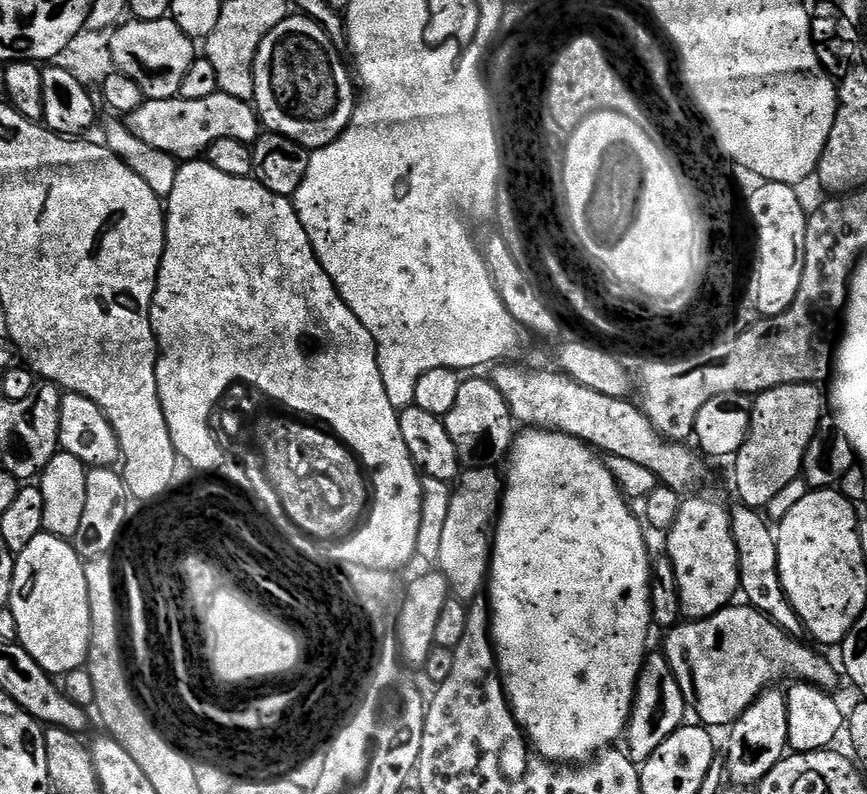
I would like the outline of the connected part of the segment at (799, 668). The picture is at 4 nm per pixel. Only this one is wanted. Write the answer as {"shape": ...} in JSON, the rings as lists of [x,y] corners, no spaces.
{"shape":[[[736,602],[727,608],[718,610],[718,614],[708,616],[705,620],[681,622],[675,628],[667,629],[662,645],[664,657],[672,668],[674,678],[684,695],[685,705],[696,711],[701,725],[709,729],[727,729],[744,713],[746,706],[757,700],[764,689],[771,688],[777,682],[789,676],[789,681],[812,684],[815,688],[832,690],[836,684],[836,672],[832,664],[824,656],[815,652],[815,647],[807,648],[795,636],[788,636],[770,618],[766,618],[758,610],[748,607],[747,603]]]}

